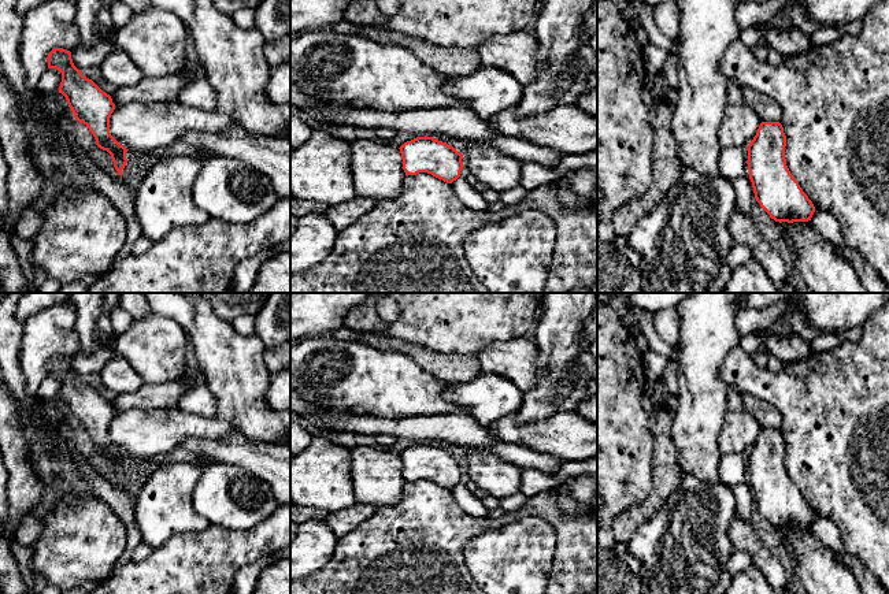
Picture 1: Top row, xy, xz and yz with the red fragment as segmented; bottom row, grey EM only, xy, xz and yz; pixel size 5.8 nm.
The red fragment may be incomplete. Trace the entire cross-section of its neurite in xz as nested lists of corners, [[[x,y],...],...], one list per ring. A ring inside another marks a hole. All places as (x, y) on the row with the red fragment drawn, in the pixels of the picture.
[[[416,137],[400,148],[405,175],[427,172],[452,183],[460,177],[463,155],[447,142],[433,137]]]

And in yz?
[[[762,122],[747,148],[755,198],[775,222],[808,222],[815,207],[789,171],[785,146],[782,125]]]

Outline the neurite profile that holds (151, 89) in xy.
[[[184,70],[170,75],[144,77],[133,86],[116,89],[111,99],[115,107],[129,103],[177,101],[178,93],[190,82],[193,81]]]

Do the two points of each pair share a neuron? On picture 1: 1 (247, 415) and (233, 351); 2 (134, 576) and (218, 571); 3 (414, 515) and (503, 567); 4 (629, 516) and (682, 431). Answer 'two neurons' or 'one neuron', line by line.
1: one neuron
2: one neuron
3: two neurons
4: two neurons

